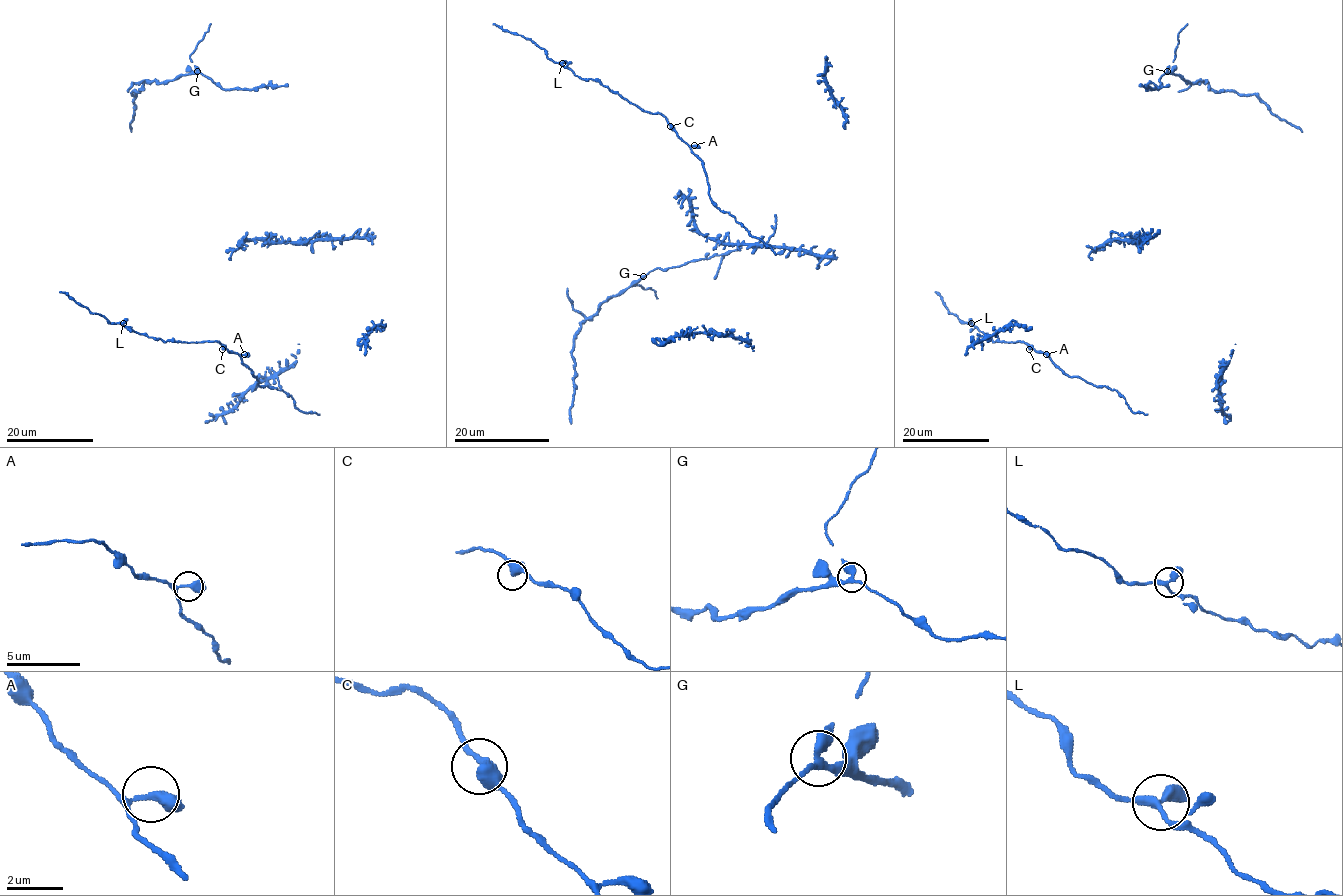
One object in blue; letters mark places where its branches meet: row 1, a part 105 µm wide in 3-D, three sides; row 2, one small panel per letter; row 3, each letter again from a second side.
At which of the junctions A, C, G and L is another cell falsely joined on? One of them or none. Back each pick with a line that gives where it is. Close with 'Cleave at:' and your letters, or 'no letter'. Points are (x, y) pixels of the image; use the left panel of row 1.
G: Place: (197, 71)
Cleave at: G

